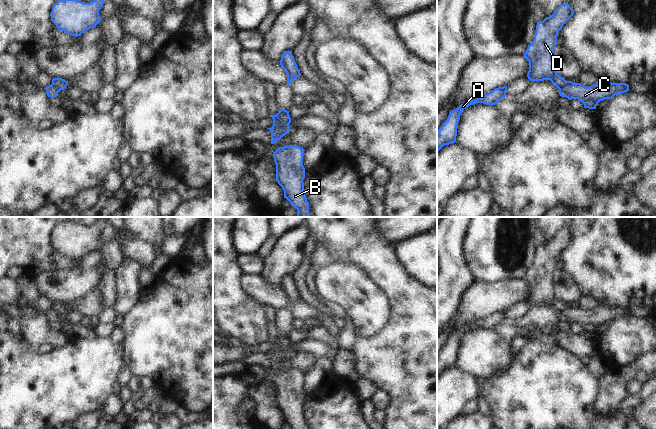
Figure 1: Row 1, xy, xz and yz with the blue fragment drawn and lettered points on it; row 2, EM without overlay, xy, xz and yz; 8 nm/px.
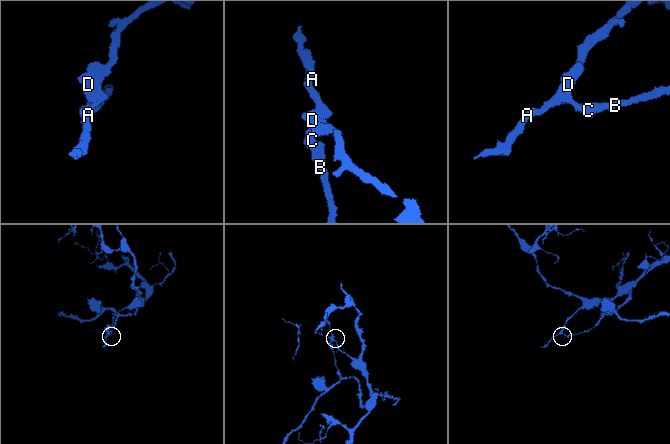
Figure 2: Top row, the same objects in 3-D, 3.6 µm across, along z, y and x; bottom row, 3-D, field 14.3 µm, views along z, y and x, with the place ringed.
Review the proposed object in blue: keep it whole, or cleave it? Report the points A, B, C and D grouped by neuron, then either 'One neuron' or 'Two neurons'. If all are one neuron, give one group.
Groups: A D / B C. Two neurons.

